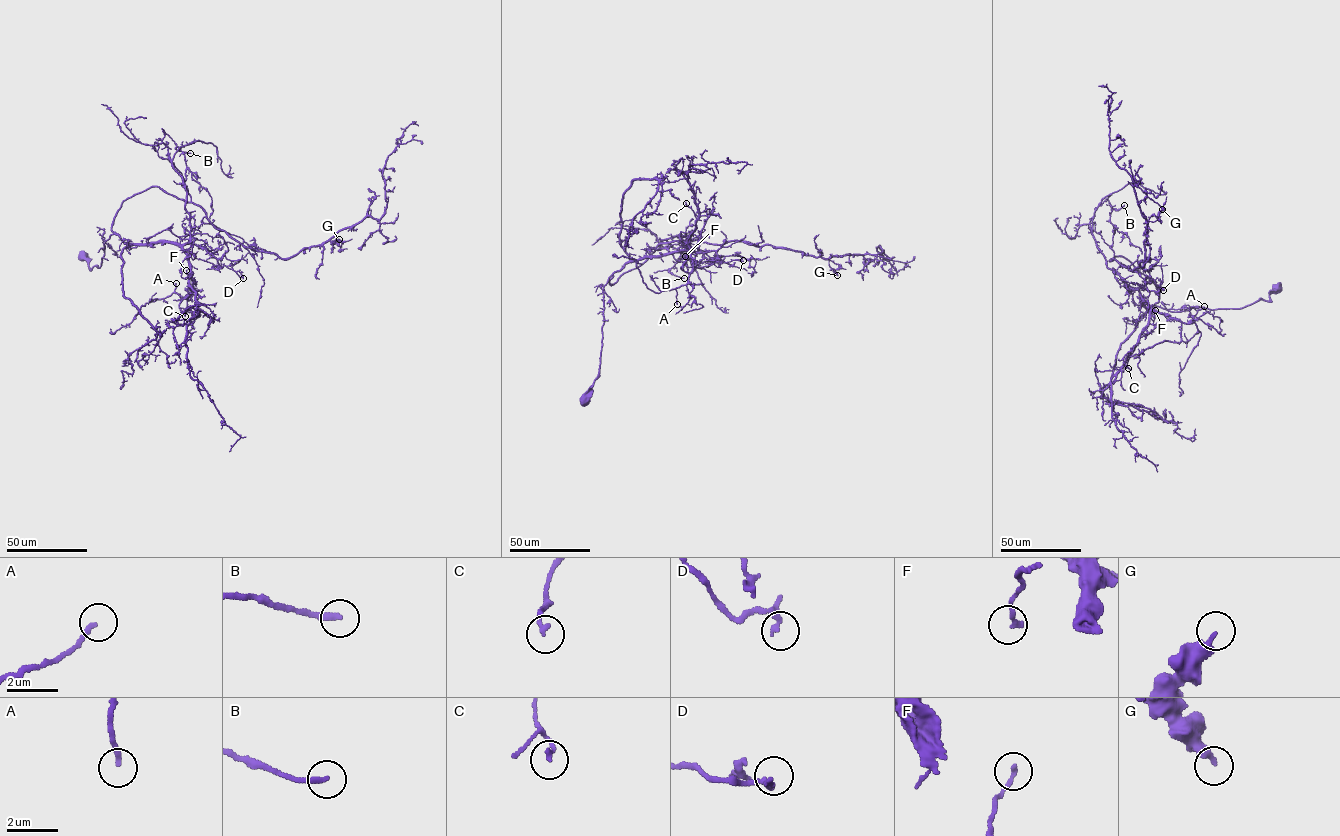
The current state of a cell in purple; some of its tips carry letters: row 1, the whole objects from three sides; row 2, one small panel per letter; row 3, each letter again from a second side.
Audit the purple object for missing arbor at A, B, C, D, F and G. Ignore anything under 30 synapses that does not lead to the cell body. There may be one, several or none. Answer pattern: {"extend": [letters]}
{"extend": ["B"]}

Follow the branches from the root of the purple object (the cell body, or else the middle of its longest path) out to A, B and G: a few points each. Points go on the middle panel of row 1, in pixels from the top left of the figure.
A: (585, 399), (599, 368), (609, 278), (627, 263), (685, 250), (693, 270), (676, 288), (677, 304)
B: (585, 399), (599, 368), (609, 278), (611, 285), (658, 245), (679, 241), (686, 246), (669, 272), (684, 278)
G: (585, 399), (600, 366), (603, 286), (636, 268), (658, 245), (696, 239), (786, 247), (827, 259), (837, 275)

